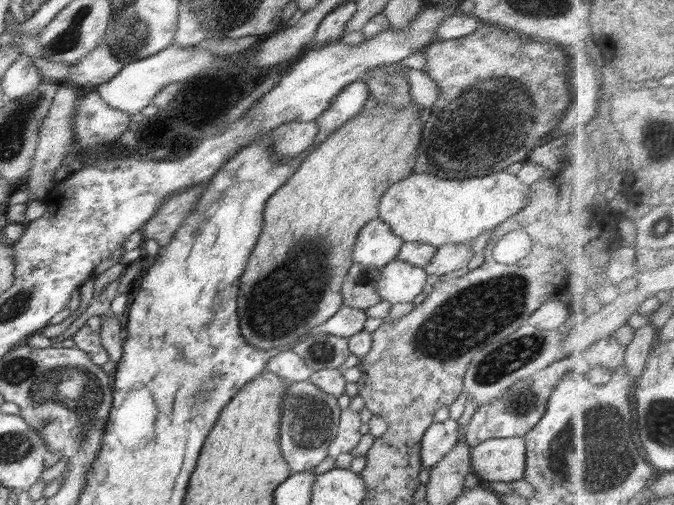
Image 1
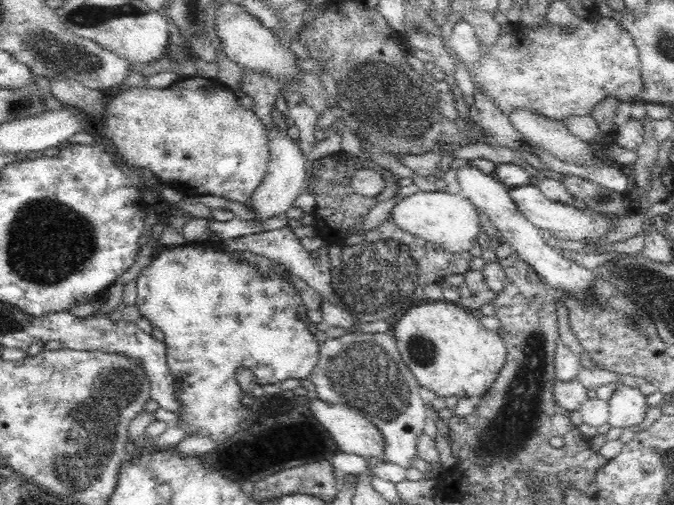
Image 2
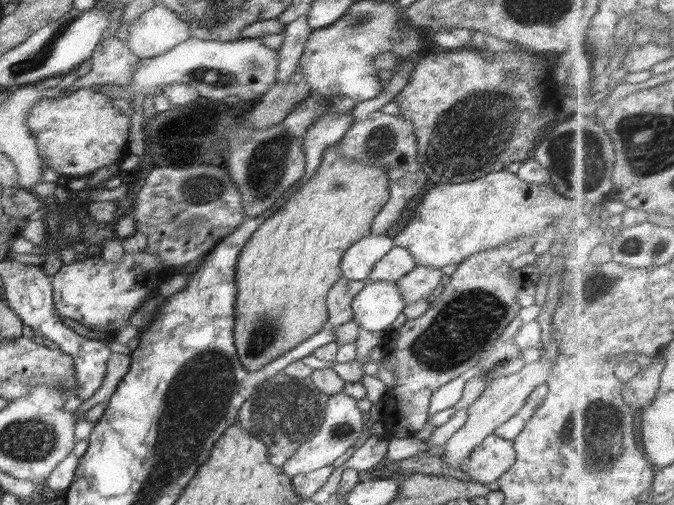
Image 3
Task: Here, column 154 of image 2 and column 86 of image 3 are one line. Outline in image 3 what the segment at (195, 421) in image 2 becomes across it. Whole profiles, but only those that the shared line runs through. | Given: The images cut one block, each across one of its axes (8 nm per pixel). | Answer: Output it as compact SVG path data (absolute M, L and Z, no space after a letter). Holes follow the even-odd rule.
M148 251L124 253L116 262L106 262L104 257L90 257L63 265L51 277L53 303L62 317L72 318L90 330L116 334L131 322L132 312L151 296L158 293L161 284L174 272L158 255Z

